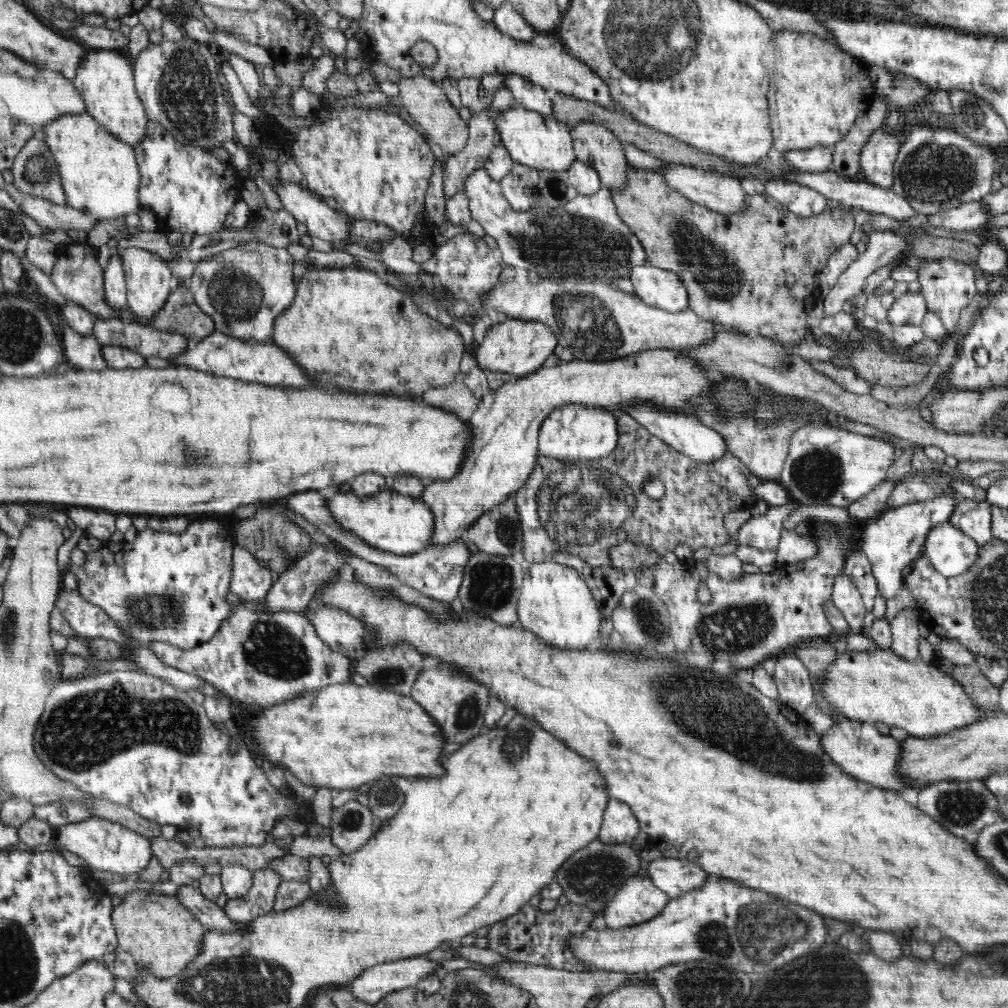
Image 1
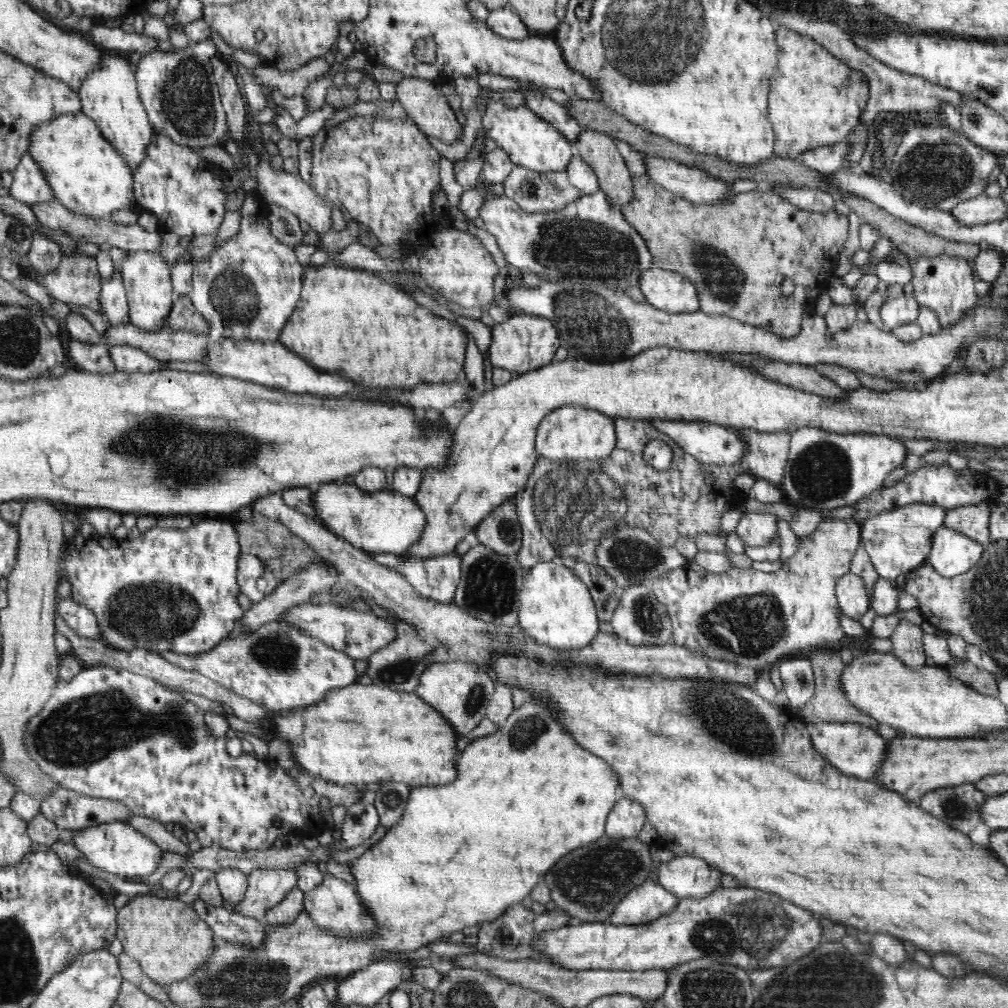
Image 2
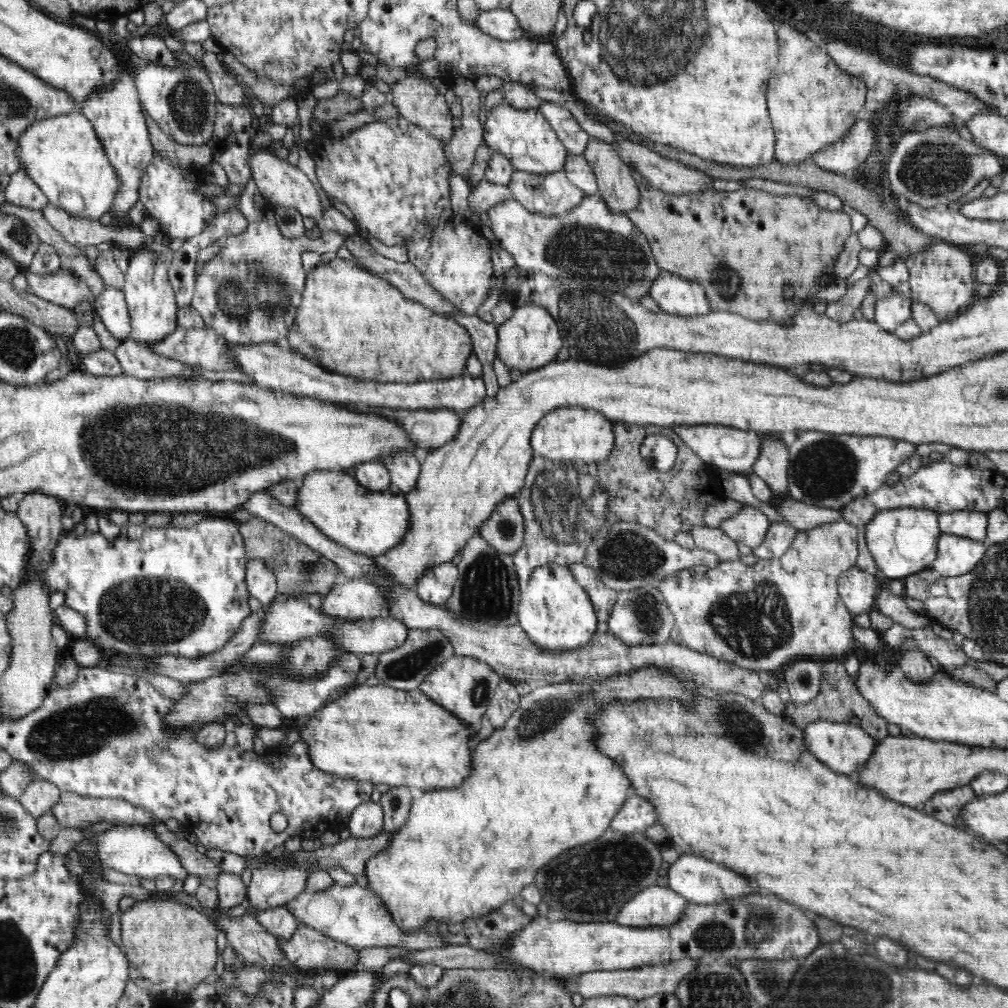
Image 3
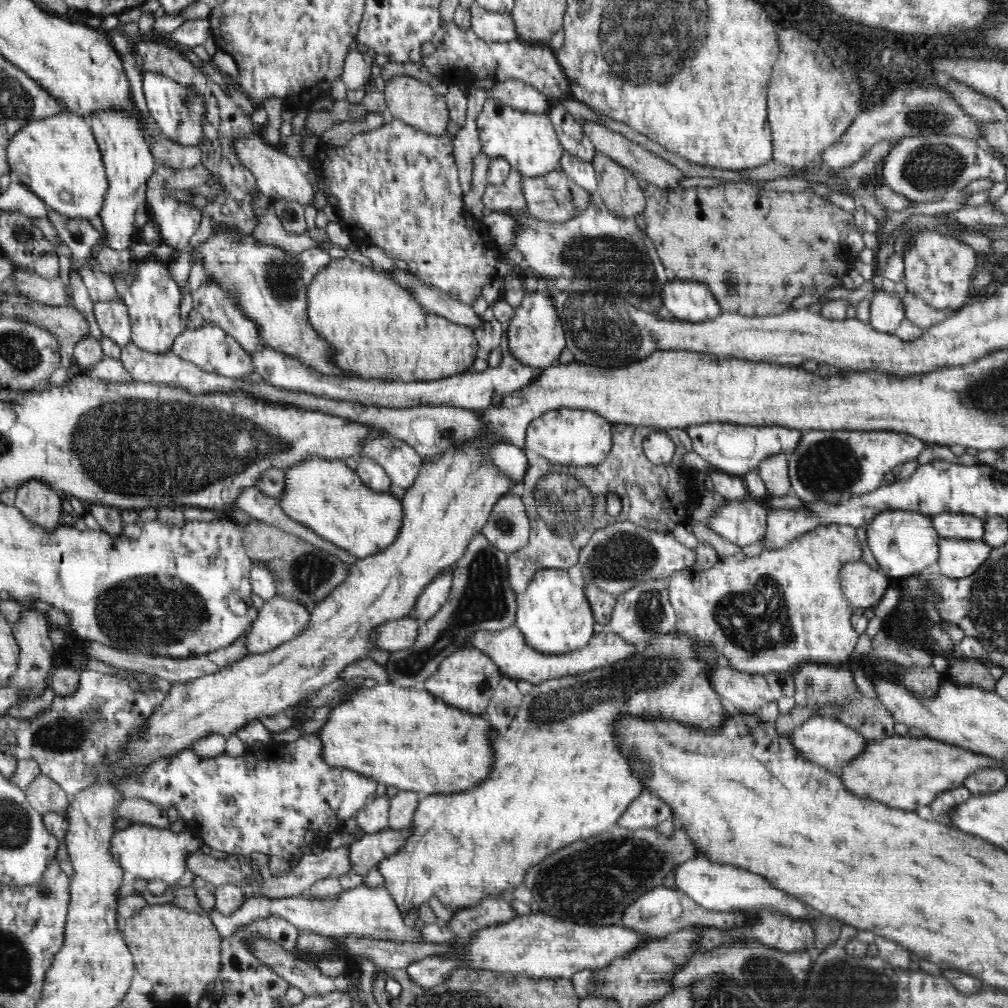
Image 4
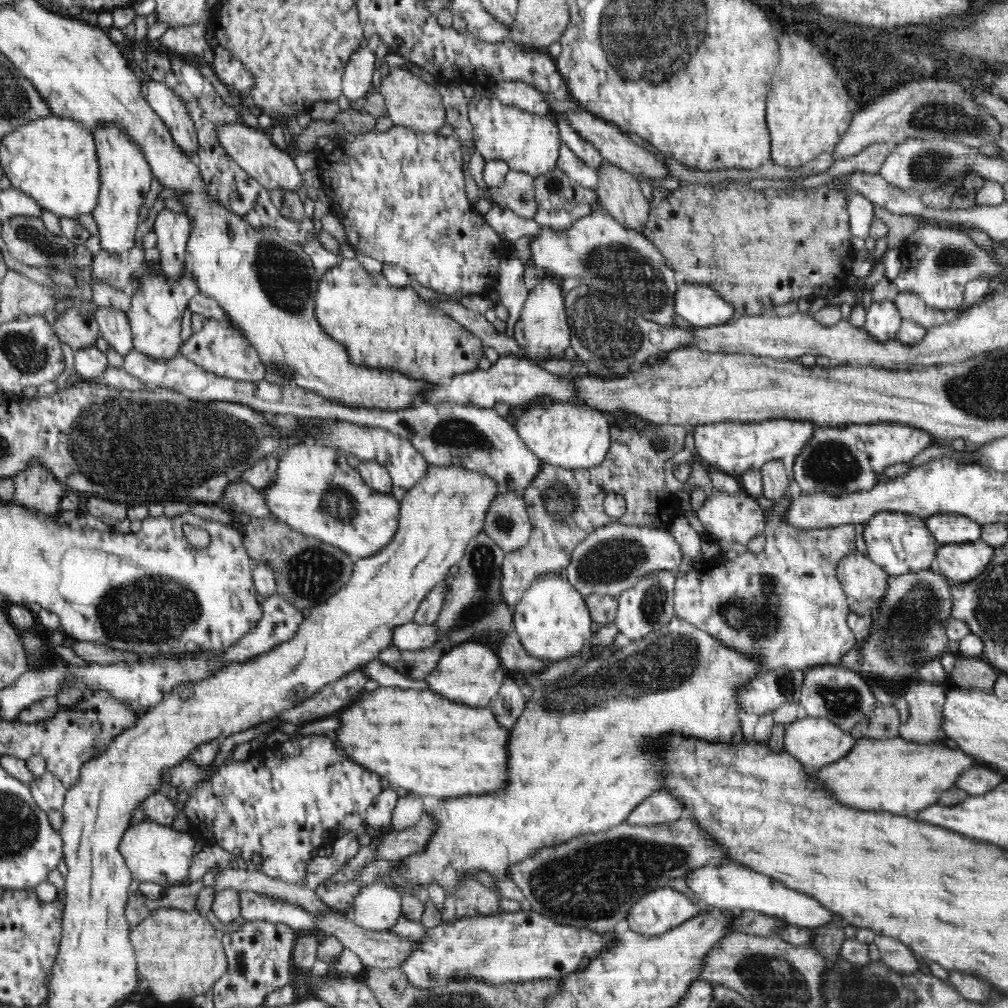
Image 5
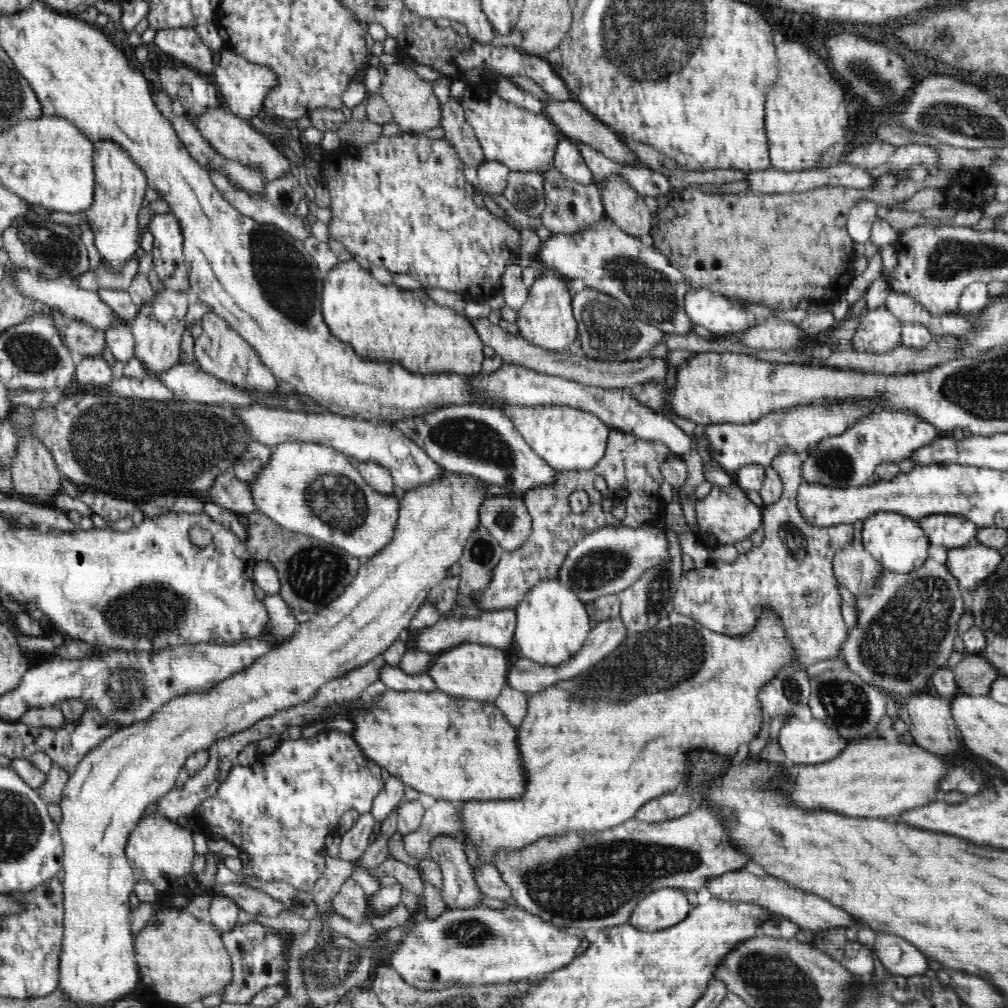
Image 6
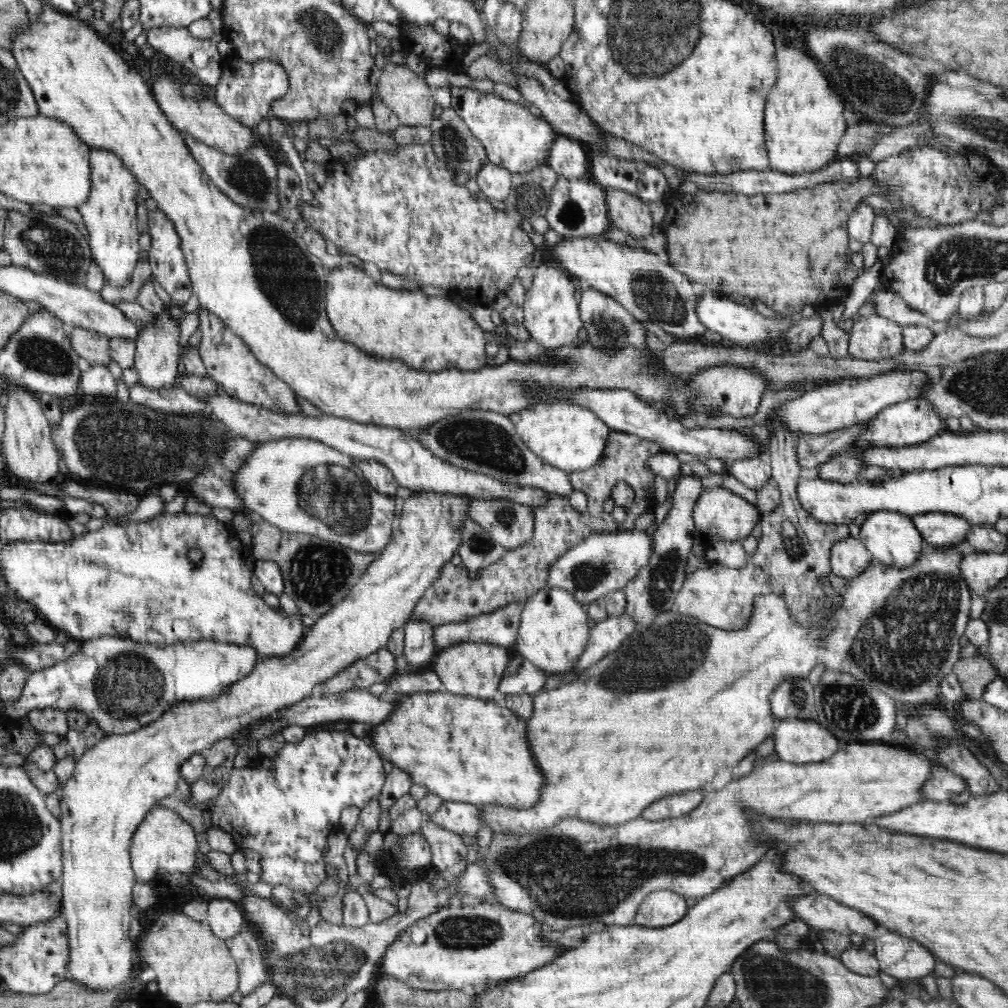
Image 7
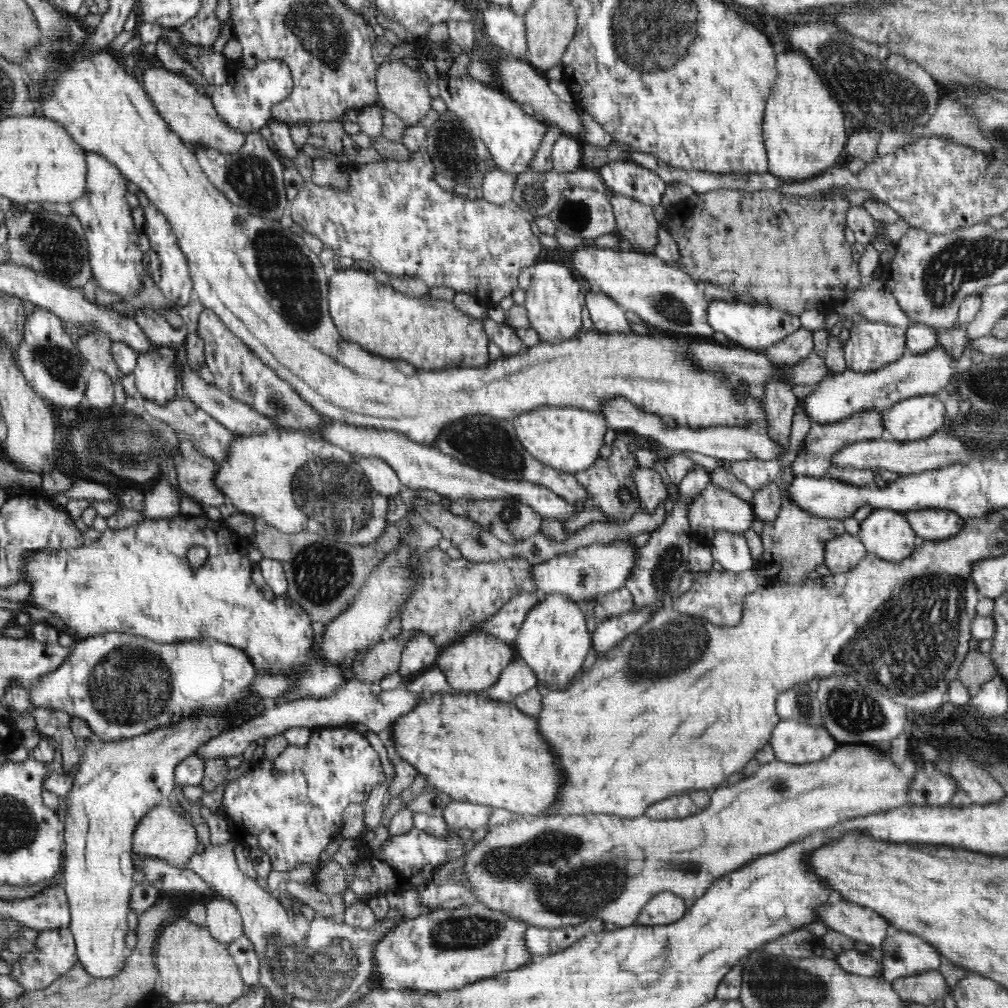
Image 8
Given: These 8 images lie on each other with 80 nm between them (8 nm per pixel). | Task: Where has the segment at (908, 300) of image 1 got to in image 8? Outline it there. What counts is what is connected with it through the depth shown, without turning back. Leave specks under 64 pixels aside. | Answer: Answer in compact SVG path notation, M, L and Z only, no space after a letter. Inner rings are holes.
M862 320L852 325L845 342L847 368L870 373L897 361L907 353L906 329L885 322Z

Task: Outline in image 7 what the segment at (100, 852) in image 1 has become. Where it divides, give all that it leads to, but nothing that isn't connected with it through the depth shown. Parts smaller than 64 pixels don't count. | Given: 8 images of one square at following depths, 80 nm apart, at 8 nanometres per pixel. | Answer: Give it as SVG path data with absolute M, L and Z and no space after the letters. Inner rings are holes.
M156 806L147 812L146 818L134 831L129 848L137 882L153 883L158 891L168 886L159 882L156 872L165 870L170 874L190 874L195 871L195 854L198 851L198 840L192 826L170 808Z

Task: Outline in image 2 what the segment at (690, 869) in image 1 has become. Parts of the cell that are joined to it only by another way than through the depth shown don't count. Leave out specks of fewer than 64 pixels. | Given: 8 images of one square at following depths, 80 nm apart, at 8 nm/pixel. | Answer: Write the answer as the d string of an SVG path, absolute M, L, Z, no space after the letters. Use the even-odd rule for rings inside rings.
M671 856L669 862L660 863L656 874L658 874L658 884L679 899L704 898L720 887L735 885L735 881L730 876L722 874L717 868L709 866L704 859L696 856Z

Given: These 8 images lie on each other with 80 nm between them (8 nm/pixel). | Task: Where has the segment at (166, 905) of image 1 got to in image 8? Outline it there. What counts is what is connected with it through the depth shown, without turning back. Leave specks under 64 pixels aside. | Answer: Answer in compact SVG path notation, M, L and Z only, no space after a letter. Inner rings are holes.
M184 914L168 922L158 933L155 963L162 992L171 1003L207 1002L226 1006L249 991L227 946L213 938L205 926L187 920Z

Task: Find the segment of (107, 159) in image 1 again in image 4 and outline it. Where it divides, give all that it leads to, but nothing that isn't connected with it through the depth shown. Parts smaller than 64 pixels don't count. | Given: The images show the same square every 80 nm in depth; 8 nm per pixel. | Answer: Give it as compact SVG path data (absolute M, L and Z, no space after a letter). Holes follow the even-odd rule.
M70 111L30 121L10 138L6 146L11 176L34 191L46 203L47 210L68 218L98 216L108 192L102 157L89 119Z

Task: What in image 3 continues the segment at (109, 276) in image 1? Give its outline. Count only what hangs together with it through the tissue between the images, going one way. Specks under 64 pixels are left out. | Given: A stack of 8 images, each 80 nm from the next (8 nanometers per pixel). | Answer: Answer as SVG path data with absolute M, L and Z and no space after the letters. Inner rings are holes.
M106 285L104 290L95 296L94 304L95 312L100 316L101 321L105 324L107 330L112 333L112 336L118 338L119 342L130 338L132 325L123 289Z

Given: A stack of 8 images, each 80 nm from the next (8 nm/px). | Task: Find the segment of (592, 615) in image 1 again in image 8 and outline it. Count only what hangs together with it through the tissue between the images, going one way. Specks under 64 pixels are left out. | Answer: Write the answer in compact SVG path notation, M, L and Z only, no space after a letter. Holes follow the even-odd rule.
M543 593L541 599L527 612L524 622L520 627L517 639L515 640L516 652L530 669L534 671L538 683L548 682L549 689L567 689L571 682L578 676L577 673L582 668L584 658L588 656L592 637L586 627L584 612L578 606L577 601L573 601L562 593Z

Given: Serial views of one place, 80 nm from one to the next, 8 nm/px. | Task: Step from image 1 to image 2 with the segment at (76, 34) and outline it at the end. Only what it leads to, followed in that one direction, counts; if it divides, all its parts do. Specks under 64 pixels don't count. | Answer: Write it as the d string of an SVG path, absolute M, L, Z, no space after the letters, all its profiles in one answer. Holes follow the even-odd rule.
M93 25L87 34L84 34L95 46L106 51L111 49L129 52L149 53L154 49L159 49L156 39L135 33L126 33L121 28L108 28L106 26Z

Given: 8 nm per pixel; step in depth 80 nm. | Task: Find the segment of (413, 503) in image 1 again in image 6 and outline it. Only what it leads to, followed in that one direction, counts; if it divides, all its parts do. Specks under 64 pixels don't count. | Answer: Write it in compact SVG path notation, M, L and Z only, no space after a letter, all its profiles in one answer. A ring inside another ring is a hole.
M289 441L272 449L271 462L254 481L248 482L261 516L266 516L292 533L305 534L342 548L360 560L373 557L389 544L399 517L399 501L393 494L386 495L374 490L364 481L357 468L348 462L345 454L308 442Z

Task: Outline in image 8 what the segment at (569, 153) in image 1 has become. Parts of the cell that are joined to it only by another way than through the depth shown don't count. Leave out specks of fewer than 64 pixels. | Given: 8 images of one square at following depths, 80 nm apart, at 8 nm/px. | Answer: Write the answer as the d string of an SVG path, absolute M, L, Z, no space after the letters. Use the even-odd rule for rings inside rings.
M468 74L453 79L449 76L439 76L436 81L447 110L458 115L464 128L482 140L498 169L516 175L530 170L530 162L534 160L538 146L546 134L545 121L534 119L504 92L492 88L488 83L474 80Z

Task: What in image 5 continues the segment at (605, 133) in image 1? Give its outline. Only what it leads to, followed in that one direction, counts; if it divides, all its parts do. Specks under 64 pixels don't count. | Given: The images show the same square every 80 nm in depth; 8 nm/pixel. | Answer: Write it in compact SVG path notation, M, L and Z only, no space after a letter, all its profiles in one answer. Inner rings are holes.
M606 160L597 168L597 175L596 193L606 211L622 226L641 232L649 215L649 202L636 176Z

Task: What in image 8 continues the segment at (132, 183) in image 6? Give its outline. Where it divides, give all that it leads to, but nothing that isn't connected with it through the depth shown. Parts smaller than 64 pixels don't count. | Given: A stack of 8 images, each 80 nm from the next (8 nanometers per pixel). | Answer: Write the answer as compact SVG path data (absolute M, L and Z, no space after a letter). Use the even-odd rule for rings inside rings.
M98 153L86 155L86 188L82 198L72 202L73 214L80 219L88 243L91 276L108 292L132 298L139 294L144 250L138 245L138 230L126 201L127 178L122 171Z

